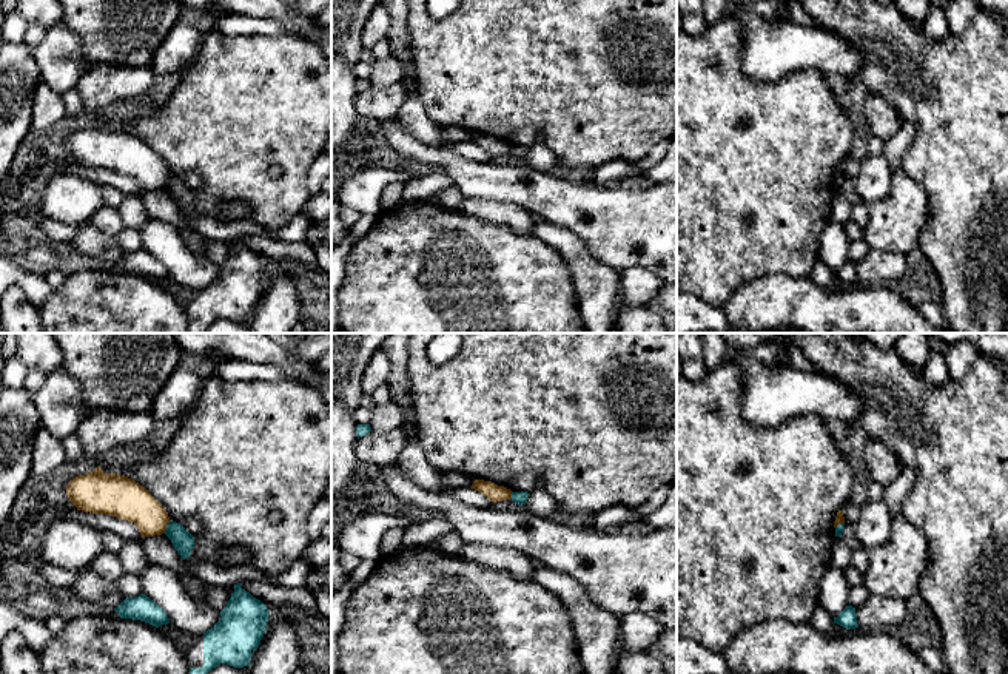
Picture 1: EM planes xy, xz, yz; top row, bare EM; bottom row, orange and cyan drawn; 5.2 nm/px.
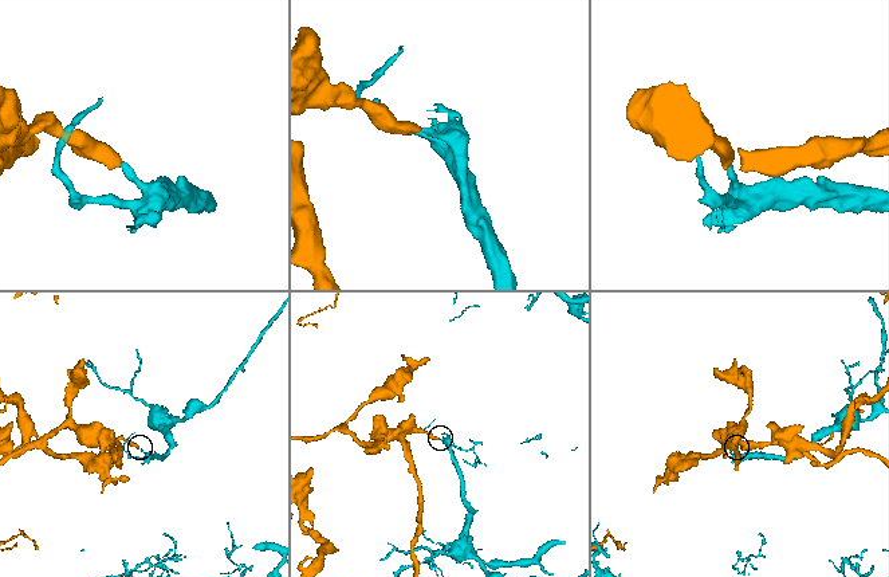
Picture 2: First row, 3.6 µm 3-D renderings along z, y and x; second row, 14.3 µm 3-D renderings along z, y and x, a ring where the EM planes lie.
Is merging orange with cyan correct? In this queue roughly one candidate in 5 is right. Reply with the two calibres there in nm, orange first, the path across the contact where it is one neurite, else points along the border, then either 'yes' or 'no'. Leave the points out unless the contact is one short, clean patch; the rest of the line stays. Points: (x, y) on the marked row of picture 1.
calibres 200 and 110 nm; border xy (171, 520), (164, 532); no

